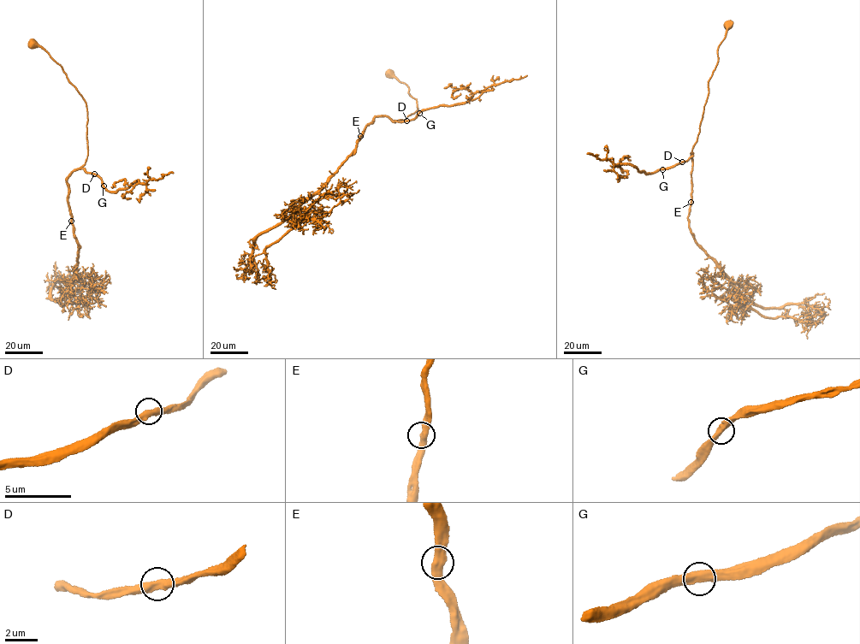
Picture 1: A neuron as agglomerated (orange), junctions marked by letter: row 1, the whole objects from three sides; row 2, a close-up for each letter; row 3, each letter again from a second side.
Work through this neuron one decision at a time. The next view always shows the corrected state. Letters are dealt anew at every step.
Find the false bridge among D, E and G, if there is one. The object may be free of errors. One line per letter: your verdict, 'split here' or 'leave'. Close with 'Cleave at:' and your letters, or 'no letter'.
D: leave
E: leave
G: leave
Cleave at: no letter

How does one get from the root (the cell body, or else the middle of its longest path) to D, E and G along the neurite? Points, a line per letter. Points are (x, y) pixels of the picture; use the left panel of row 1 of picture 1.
D: (32, 44), (44, 48), (62, 66), (86, 103), (88, 154), (85, 163), (80, 168), (94, 174)
E: (32, 44), (44, 48), (62, 66), (86, 103), (87, 159), (67, 180), (71, 221)
G: (32, 44), (44, 48), (62, 66), (86, 103), (88, 154), (85, 163), (80, 168), (97, 175), (103, 186)

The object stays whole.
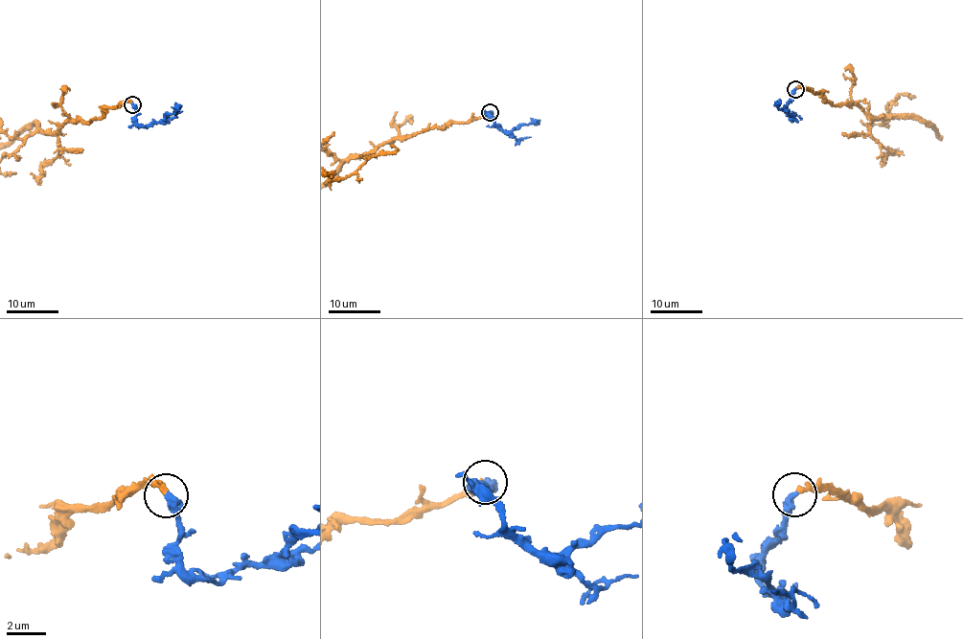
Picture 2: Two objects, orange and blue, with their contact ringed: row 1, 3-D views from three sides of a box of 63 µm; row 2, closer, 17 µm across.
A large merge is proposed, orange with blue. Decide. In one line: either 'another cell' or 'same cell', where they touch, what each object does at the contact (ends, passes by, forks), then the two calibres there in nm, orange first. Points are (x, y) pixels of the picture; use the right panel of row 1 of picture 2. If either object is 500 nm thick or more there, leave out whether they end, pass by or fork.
same cell; place (795, 89); orange ends; blue ends; calibres 260 and 400 nm

